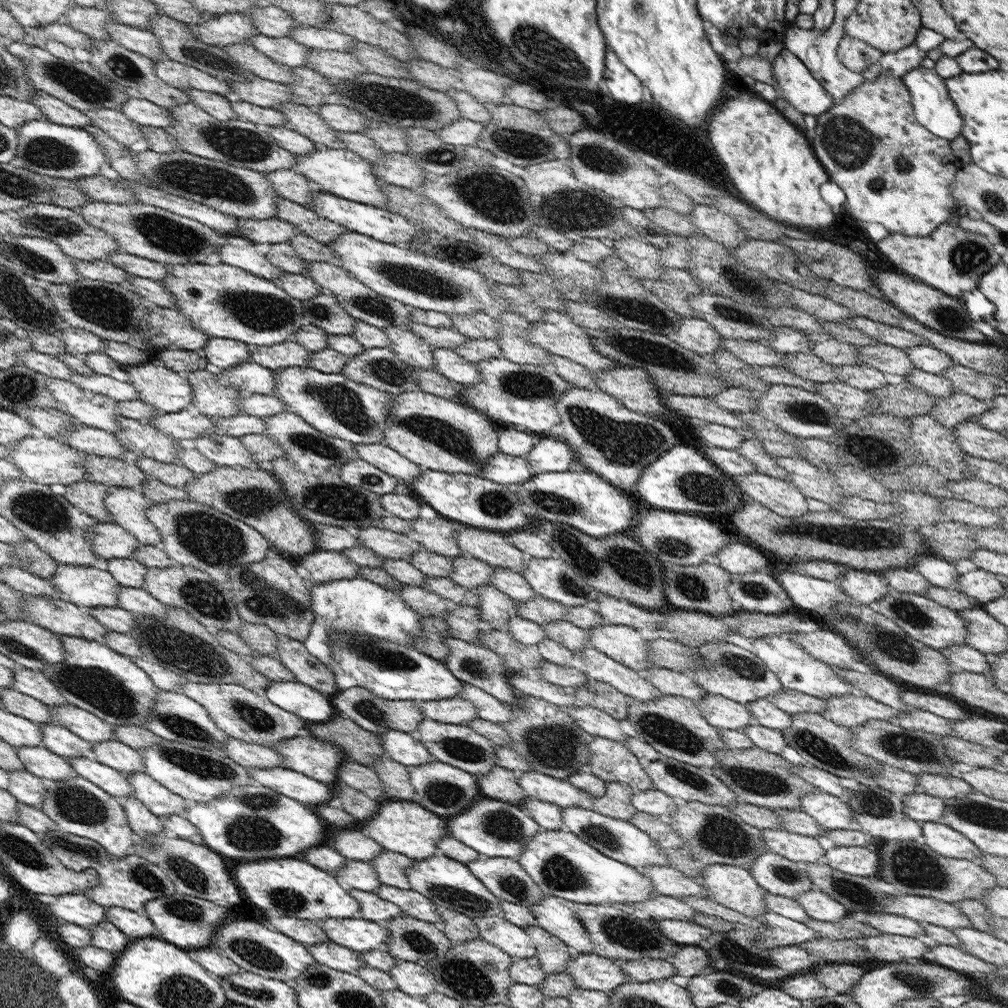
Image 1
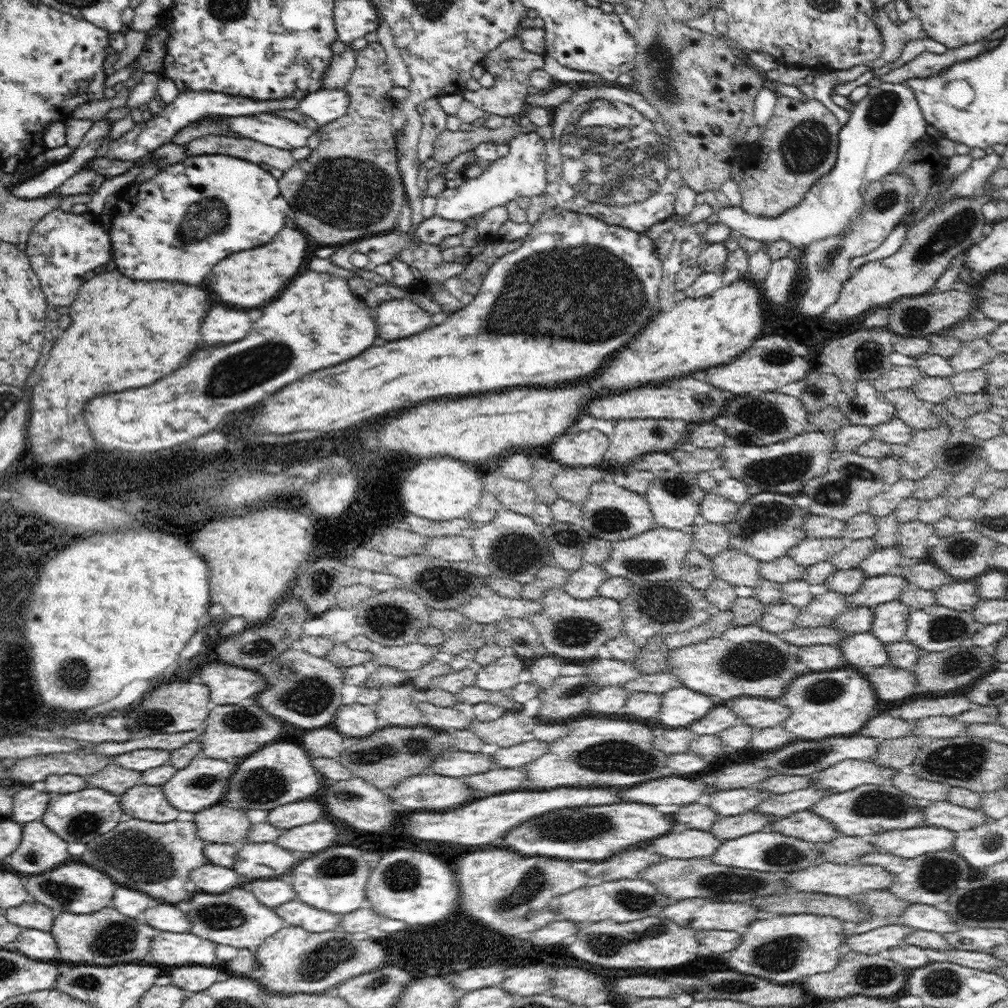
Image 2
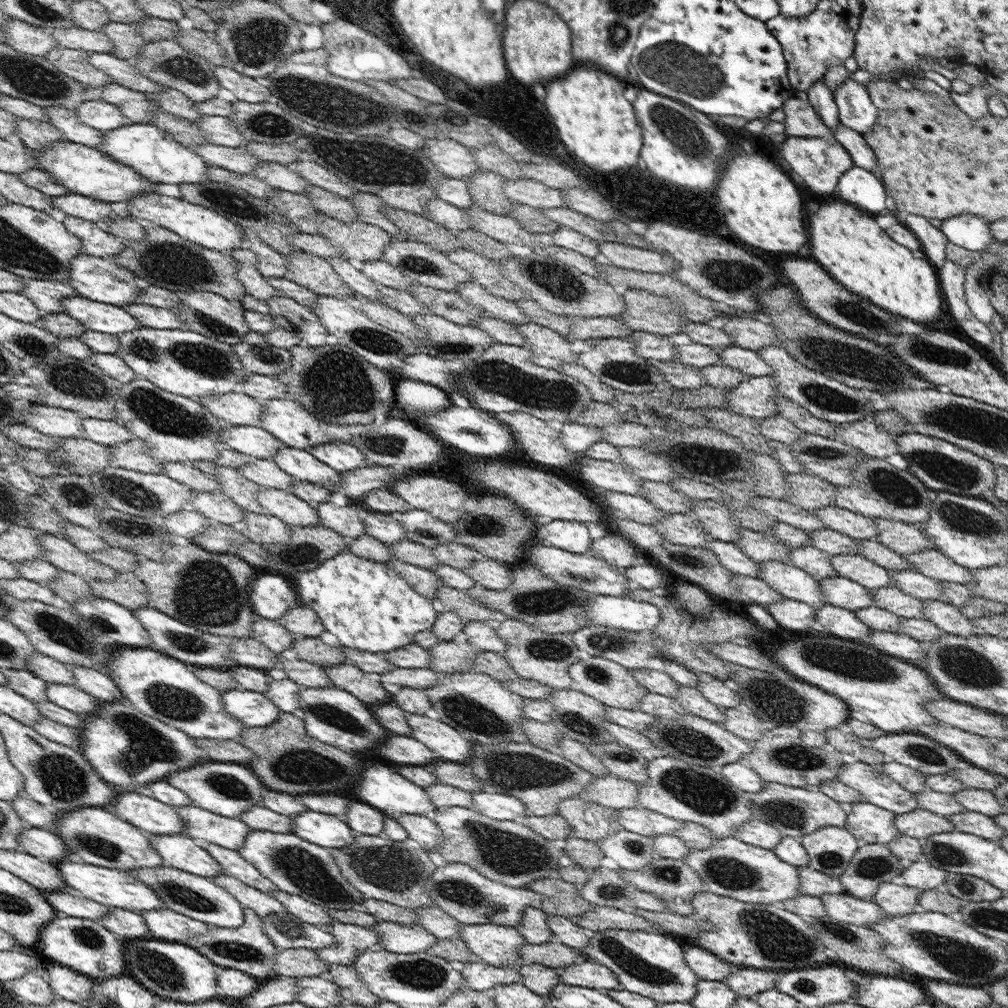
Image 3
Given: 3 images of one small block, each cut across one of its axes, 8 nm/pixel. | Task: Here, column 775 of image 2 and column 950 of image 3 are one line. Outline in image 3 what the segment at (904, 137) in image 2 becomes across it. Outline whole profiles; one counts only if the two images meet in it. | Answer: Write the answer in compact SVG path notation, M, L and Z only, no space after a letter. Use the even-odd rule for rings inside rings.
M971 214L943 219L939 230L951 244L970 251L983 251L995 241L989 230L989 222Z

